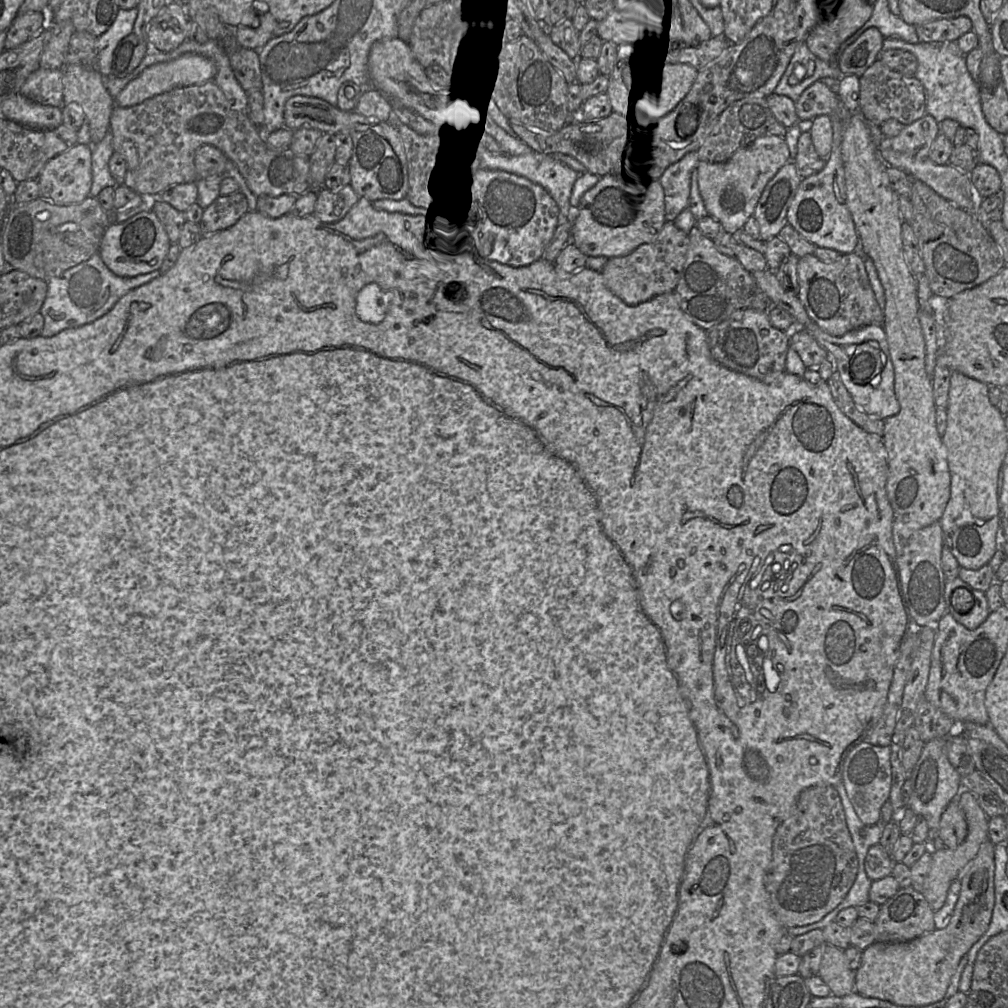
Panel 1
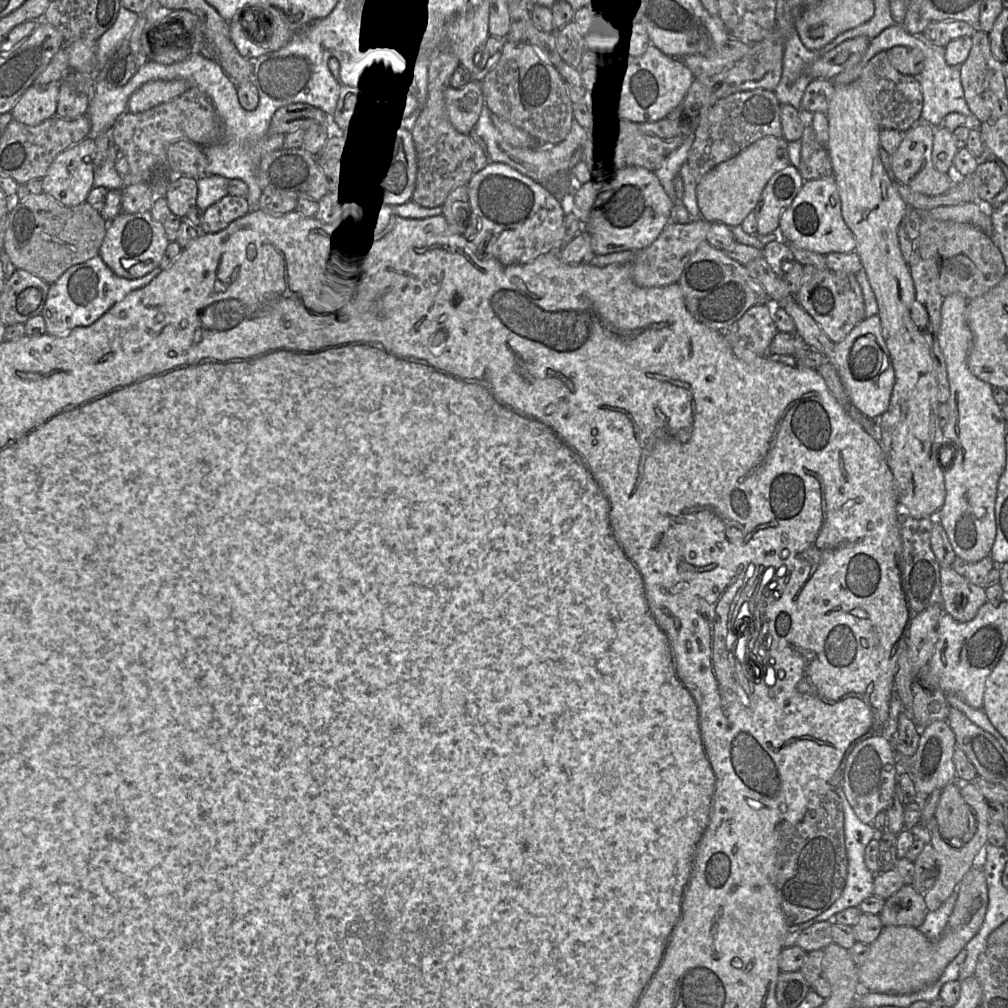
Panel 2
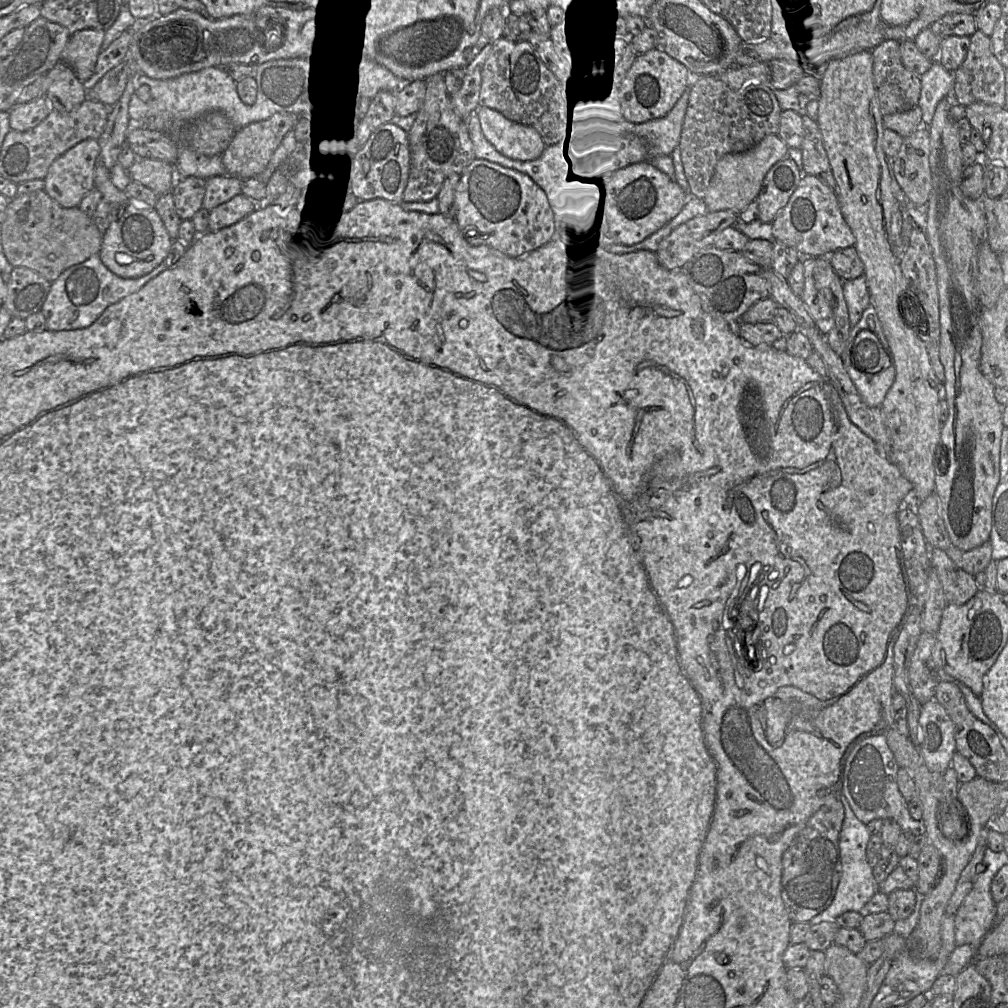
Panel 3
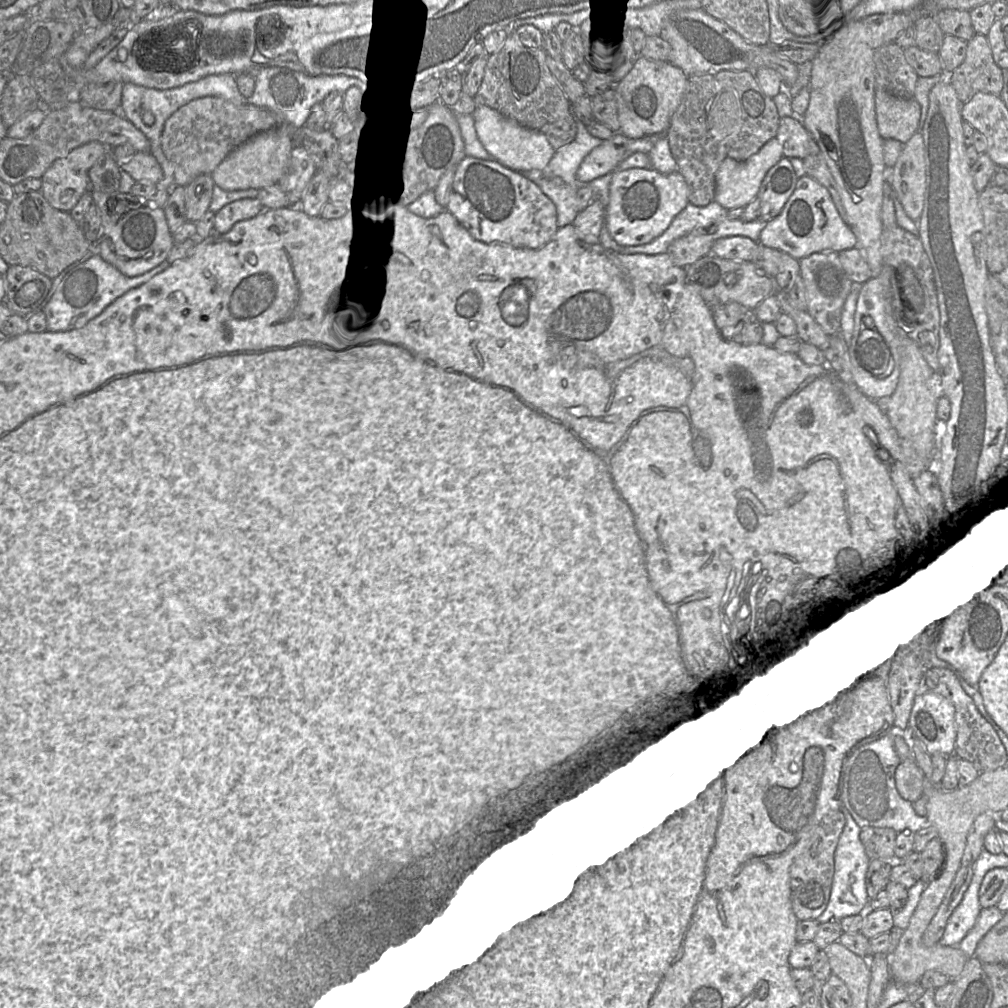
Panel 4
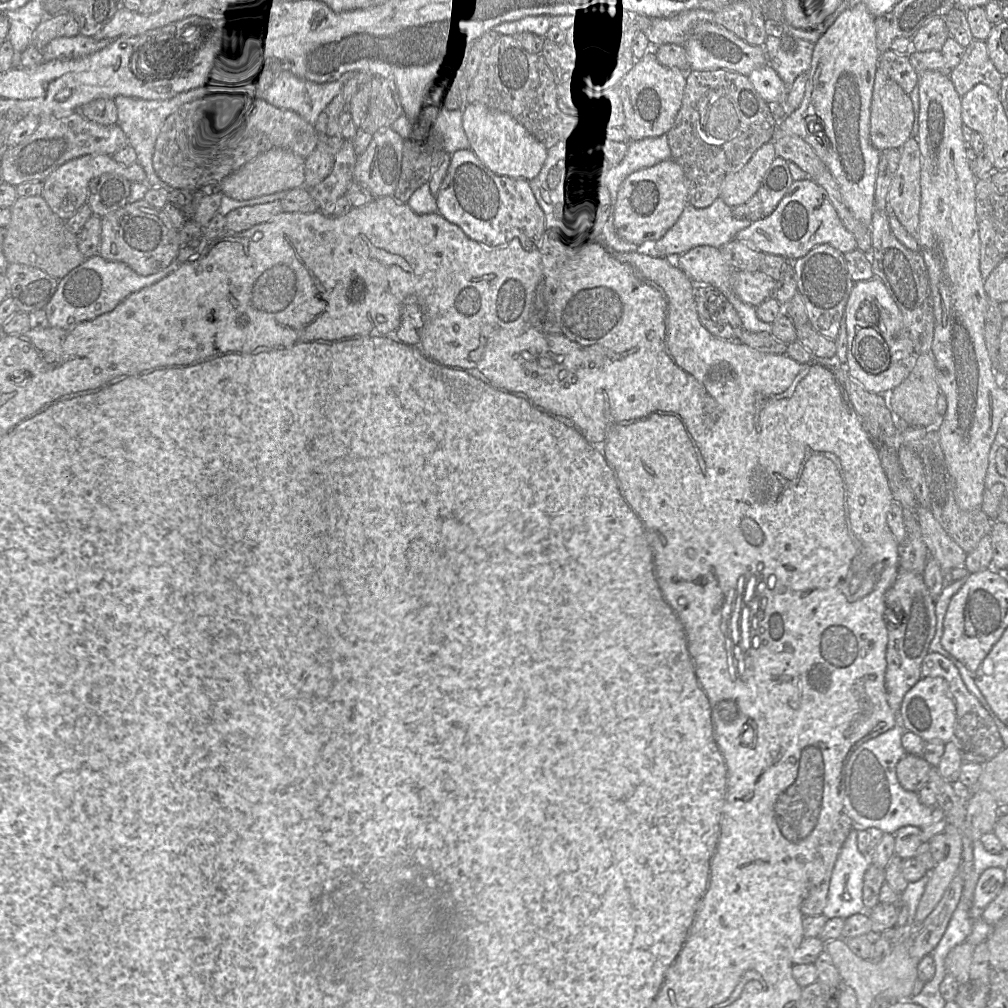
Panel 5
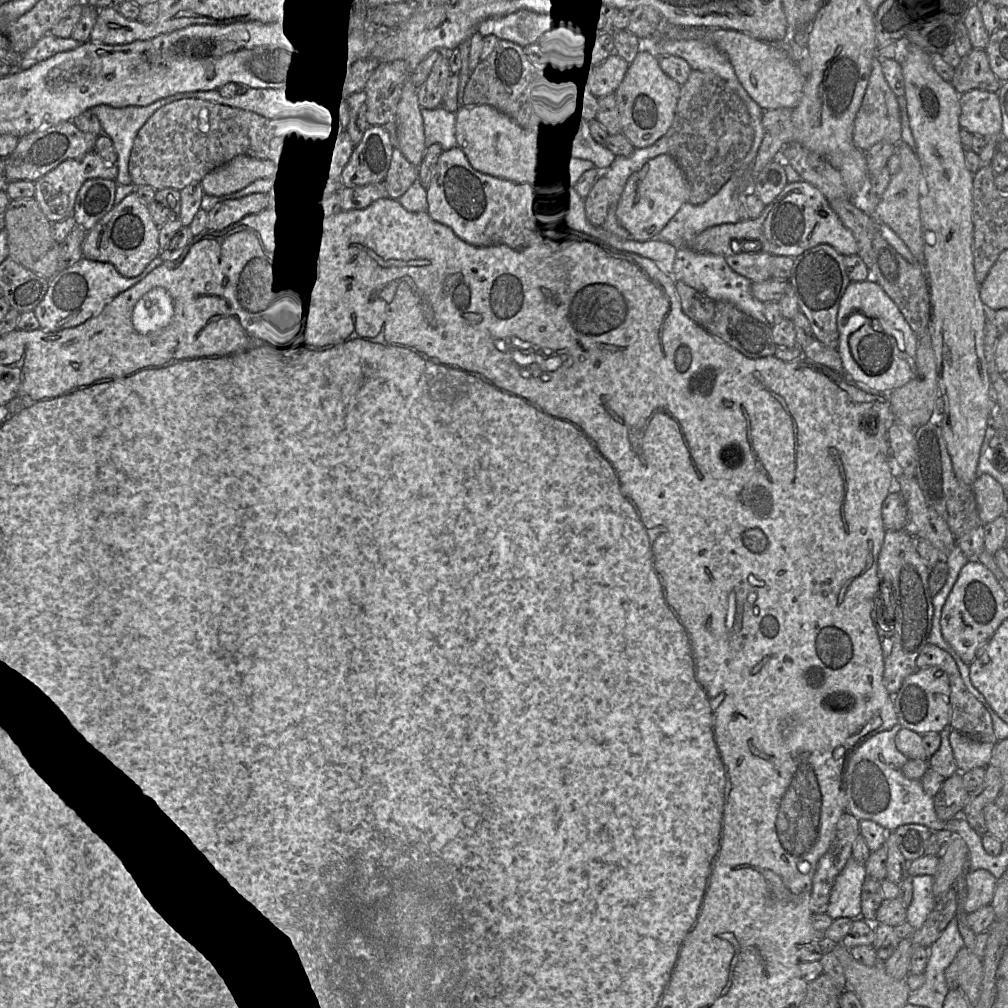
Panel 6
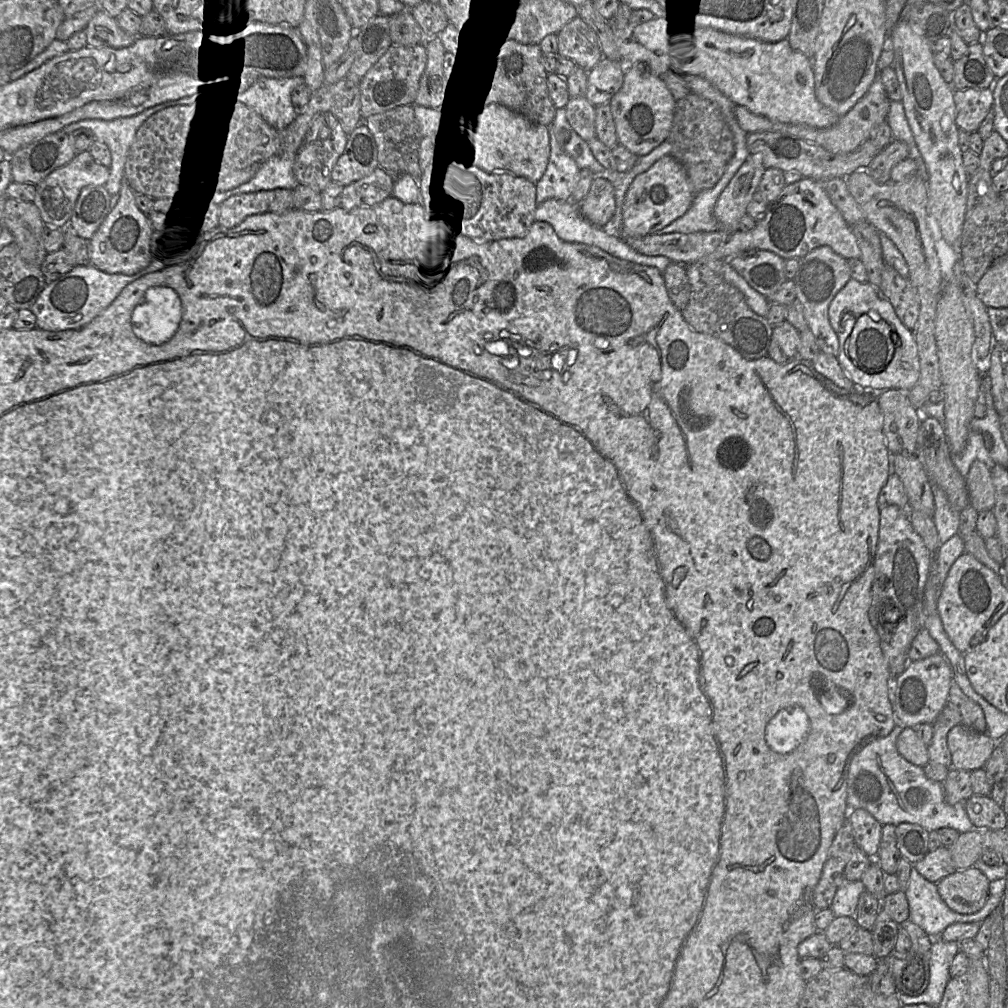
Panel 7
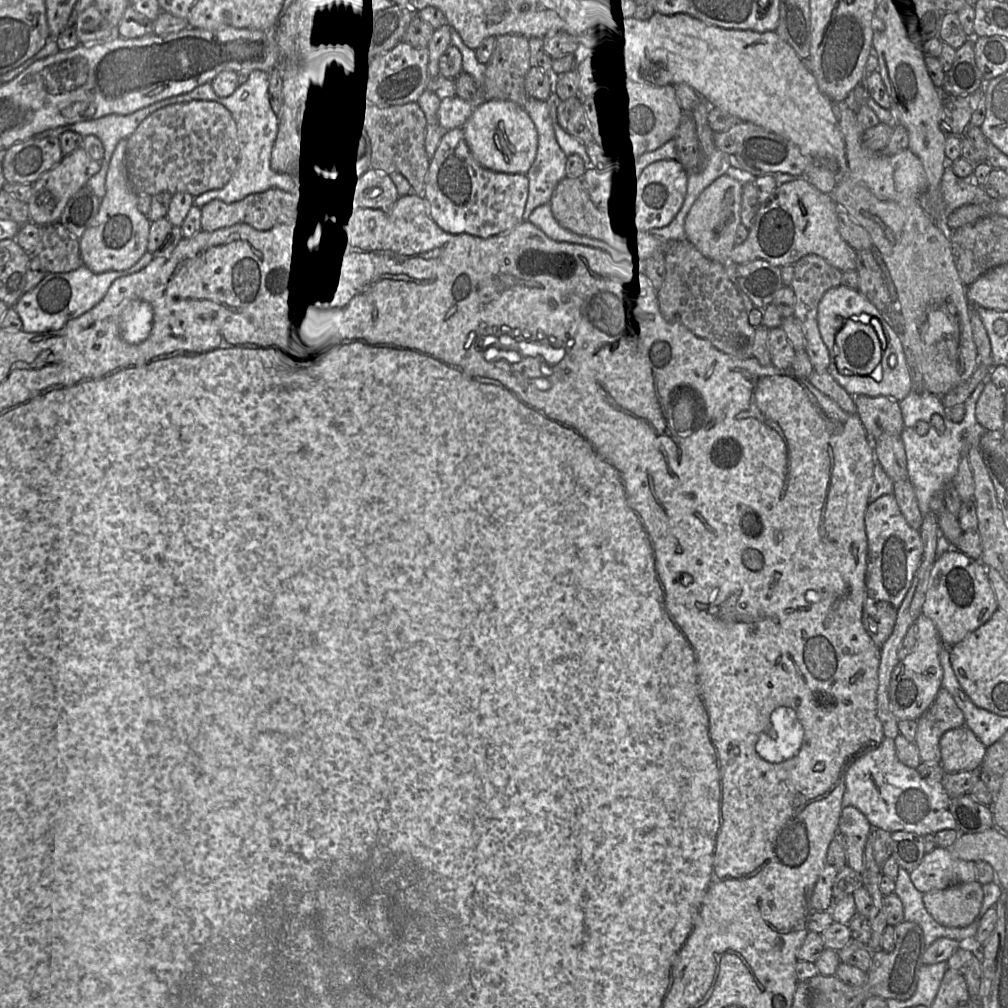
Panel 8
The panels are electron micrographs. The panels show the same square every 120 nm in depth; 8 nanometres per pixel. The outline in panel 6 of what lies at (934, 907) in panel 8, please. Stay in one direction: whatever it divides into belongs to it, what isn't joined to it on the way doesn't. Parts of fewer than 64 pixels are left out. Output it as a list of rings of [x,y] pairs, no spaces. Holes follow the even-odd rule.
[[[985,869],[967,871],[965,879],[968,894],[962,911],[965,914],[970,914],[981,907],[990,905],[998,880]]]

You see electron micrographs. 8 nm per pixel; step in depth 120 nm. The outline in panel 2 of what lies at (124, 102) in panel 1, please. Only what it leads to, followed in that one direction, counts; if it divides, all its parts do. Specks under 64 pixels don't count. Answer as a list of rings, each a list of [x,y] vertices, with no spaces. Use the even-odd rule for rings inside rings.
[[[152,80],[137,89],[128,99],[127,111],[136,114],[168,102],[188,89],[185,81]]]

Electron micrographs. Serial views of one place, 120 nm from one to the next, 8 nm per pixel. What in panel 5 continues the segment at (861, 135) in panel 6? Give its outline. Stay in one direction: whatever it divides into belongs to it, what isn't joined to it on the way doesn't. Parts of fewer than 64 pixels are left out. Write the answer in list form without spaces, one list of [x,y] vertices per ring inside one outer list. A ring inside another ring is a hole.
[[[878,67],[872,93],[870,112],[870,140],[880,152],[900,149],[911,137],[914,121],[913,103],[903,89]]]

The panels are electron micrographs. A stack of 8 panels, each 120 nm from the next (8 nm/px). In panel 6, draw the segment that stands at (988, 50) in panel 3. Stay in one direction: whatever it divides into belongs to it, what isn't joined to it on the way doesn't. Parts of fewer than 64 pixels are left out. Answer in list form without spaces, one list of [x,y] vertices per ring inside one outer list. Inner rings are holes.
[[[972,48],[954,68],[952,85],[959,94],[972,89],[998,93],[1002,81],[991,70],[985,49]]]

